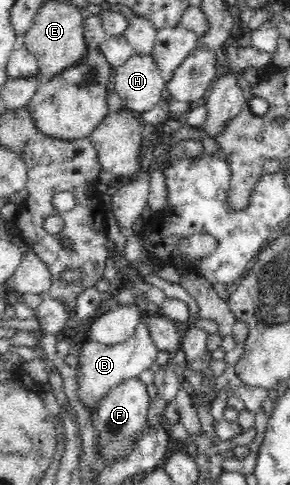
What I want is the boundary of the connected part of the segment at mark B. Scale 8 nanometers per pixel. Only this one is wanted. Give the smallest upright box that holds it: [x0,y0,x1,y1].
[76,311,158,416]

